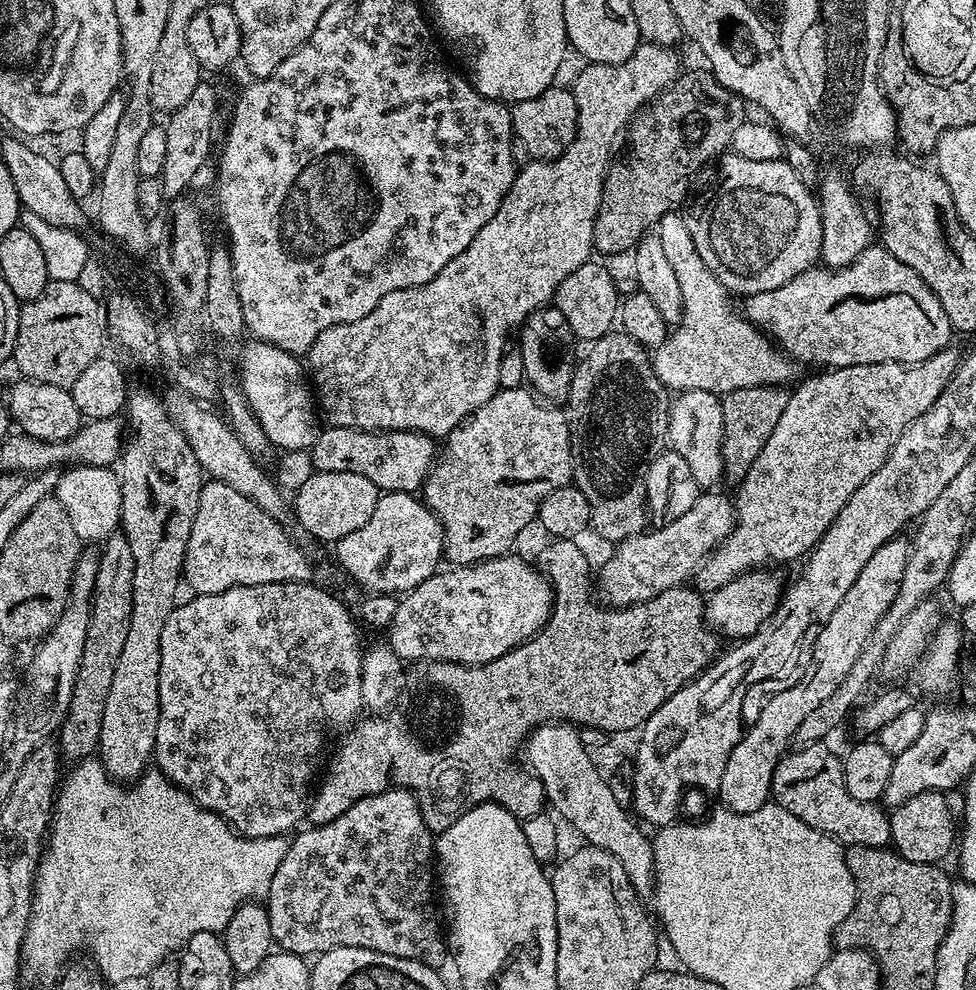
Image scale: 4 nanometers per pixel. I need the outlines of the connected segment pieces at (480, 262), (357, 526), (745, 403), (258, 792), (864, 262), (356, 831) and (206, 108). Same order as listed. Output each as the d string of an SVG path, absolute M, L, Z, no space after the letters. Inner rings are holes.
M642 42L634 50L634 54L630 54L630 58L626 58L626 62L617 64L585 63L584 69L577 74L576 81L570 84L570 91L578 108L578 118L576 119L576 137L572 139L567 150L553 160L532 160L525 168L523 165L517 171L506 198L502 198L502 206L498 206L498 214L494 214L494 218L490 218L490 222L486 222L486 226L482 226L482 230L478 230L478 234L474 234L470 246L466 246L466 250L462 250L462 254L450 258L450 262L446 262L446 266L442 266L442 270L438 270L438 274L434 274L434 278L430 278L430 282L406 290L394 290L390 294L386 294L382 298L382 302L378 302L378 306L374 306L374 310L370 310L370 314L366 314L366 318L358 318L358 322L335 324L322 330L322 334L318 334L318 338L314 338L314 346L310 346L310 350L306 353L306 372L310 377L315 399L318 401L319 411L325 421L328 419L327 423L331 427L353 428L363 432L420 432L424 436L444 438L449 432L454 431L471 412L482 407L498 391L500 387L498 366L506 345L509 343L508 335L511 332L513 335L527 320L531 312L545 307L555 297L558 286L562 282L562 278L566 278L566 274L574 274L574 270L578 270L578 266L589 263L591 256L588 255L593 255L594 252L592 246L594 218L598 214L598 206L602 200L604 176L613 159L612 147L615 146L619 136L621 139L622 133L631 125L637 113L651 104L680 75L682 60L680 56L676 57L676 51L675 47L663 48L657 44Z
M314 471L294 492L296 523L309 537L313 536L316 540L341 540L346 538L346 534L354 534L354 530L362 530L362 526L370 522L381 494L374 482L370 482L370 478L362 478L362 474Z
M778 384L750 386L723 393L720 405L724 419L724 440L720 443L720 455L723 471L729 472L734 478L733 481L743 480L754 458L762 454L762 446L766 446L766 438L774 434L774 426L778 426L778 418L782 418L786 410L789 395L789 389Z
M291 580L285 584L234 586L218 594L193 595L192 600L185 604L184 601L177 603L166 618L166 626L162 630L162 662L158 674L160 717L154 753L155 767L167 780L179 786L182 791L189 792L203 808L217 812L235 832L250 838L283 836L291 833L297 827L295 824L307 817L310 793L317 779L316 764L312 759L323 750L331 732L343 733L362 716L364 699L361 674L364 654L360 632L356 629L357 621L354 618L352 621L347 608L338 597L331 596L326 589L315 588L314 585L312 582Z
M869 246L862 250L862 254L858 254L858 258L844 268L807 268L802 274L790 278L786 286L744 296L742 302L744 319L779 345L785 356L801 365L820 364L816 366L833 369L882 362L917 364L926 362L943 348L949 347L951 340L948 339L954 336L950 318L946 318L942 302L934 298L930 286L926 286L926 282L922 282L922 278L918 278L918 274L910 270L906 262L898 262L898 258L894 258L894 254L882 246Z
M387 788L373 796L362 798L350 806L334 822L317 824L305 827L305 832L297 831L291 837L286 858L282 858L282 866L278 866L274 881L274 896L276 892L276 912L274 908L274 940L285 952L293 952L295 956L315 958L322 952L329 952L342 946L354 946L374 950L378 954L390 954L394 958L406 958L414 962L422 962L426 966L440 970L443 964L450 960L450 949L446 939L445 929L442 927L442 916L436 913L436 900L432 897L434 892L434 833L426 826L420 813L420 803L406 788Z
M201 82L194 86L194 94L190 94L190 99L182 106L178 106L176 112L171 113L166 120L166 162L160 171L160 185L164 187L165 197L180 198L184 192L196 180L196 175L200 172L200 167L208 160L208 155L212 152L212 131L216 128L216 111L220 108L220 96L216 93L216 88L208 82Z

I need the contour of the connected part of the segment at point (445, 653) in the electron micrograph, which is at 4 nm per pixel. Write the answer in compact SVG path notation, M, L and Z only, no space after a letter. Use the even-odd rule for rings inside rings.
M505 554L496 556L493 560L481 560L478 564L466 564L463 566L449 567L449 572L437 570L426 582L422 582L417 588L412 589L399 601L397 612L393 616L391 624L386 629L386 643L394 650L394 654L399 656L404 662L419 662L421 660L441 660L442 662L454 662L455 664L485 664L494 662L494 658L502 658L510 650L514 650L519 644L525 644L531 636L543 628L552 613L552 588L548 584L547 578L537 570L535 563L523 560L520 556Z

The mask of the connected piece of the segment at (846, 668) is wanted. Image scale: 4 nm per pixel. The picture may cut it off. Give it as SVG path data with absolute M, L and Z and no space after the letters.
M900 538L887 540L876 551L874 558L862 566L858 578L854 578L854 586L850 586L846 598L838 602L838 610L834 610L834 614L830 614L830 618L819 625L815 633L816 641L812 644L812 665L808 673L793 688L784 688L774 693L761 706L756 721L741 735L734 750L730 750L730 758L726 758L726 770L722 770L718 793L719 803L723 807L735 812L753 812L769 803L772 775L784 753L789 751L798 726L841 685L862 654L874 626L878 625L878 620L894 602L909 553L909 545L902 541Z

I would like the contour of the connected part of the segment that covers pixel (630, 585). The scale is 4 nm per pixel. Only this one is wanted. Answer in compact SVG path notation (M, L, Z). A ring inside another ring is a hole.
M705 491L682 514L669 524L661 523L656 529L639 532L619 541L612 557L600 568L598 592L604 595L603 603L608 606L625 608L631 604L641 604L662 590L679 588L687 578L695 577L696 572L711 552L732 533L734 523L734 504L724 496L715 496L715 491Z

